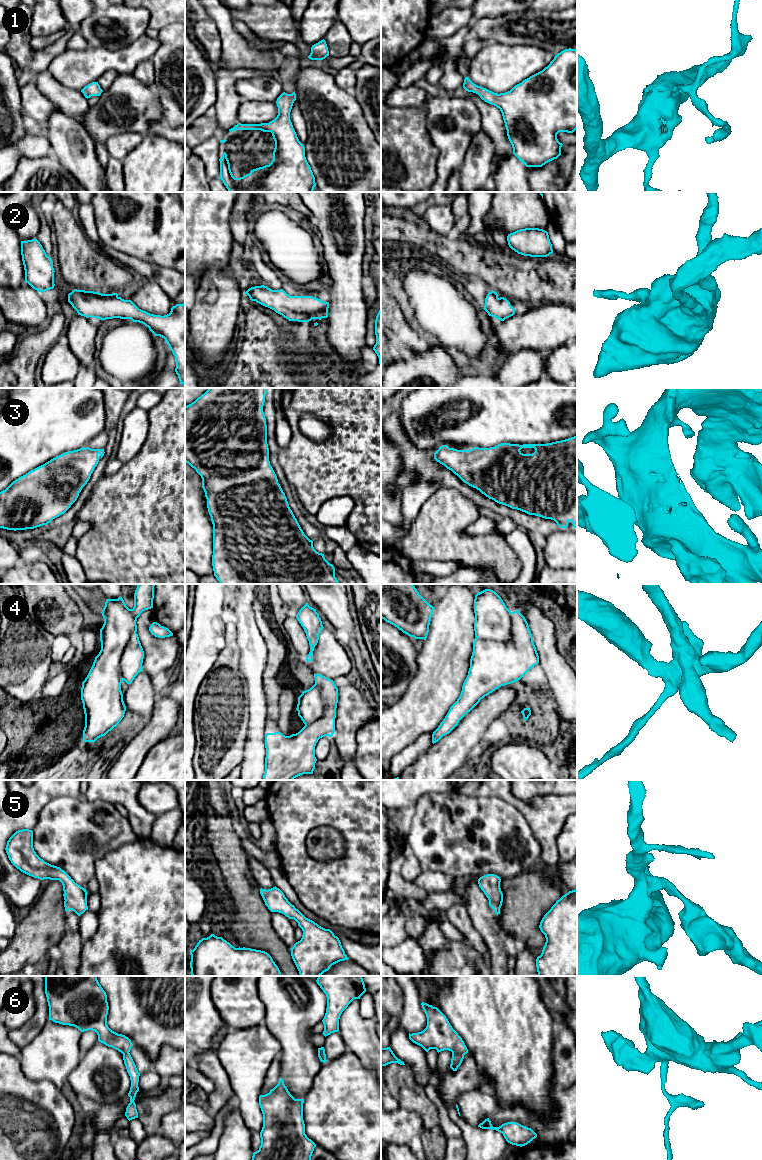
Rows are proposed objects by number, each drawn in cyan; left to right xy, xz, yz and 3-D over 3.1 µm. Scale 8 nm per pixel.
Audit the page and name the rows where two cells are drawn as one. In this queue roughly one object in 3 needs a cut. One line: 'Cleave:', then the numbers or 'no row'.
Cleave: 4

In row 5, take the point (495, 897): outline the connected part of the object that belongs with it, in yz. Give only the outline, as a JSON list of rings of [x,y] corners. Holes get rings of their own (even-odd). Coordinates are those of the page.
[[[487,874],[478,879],[478,884],[489,900],[489,906],[498,915],[503,902],[503,893],[500,888],[501,879],[495,874]]]

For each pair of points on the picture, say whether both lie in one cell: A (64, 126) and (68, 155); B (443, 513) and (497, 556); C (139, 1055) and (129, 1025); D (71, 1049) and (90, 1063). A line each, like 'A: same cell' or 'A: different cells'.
A: same cell
B: same cell
C: different cells
D: different cells

